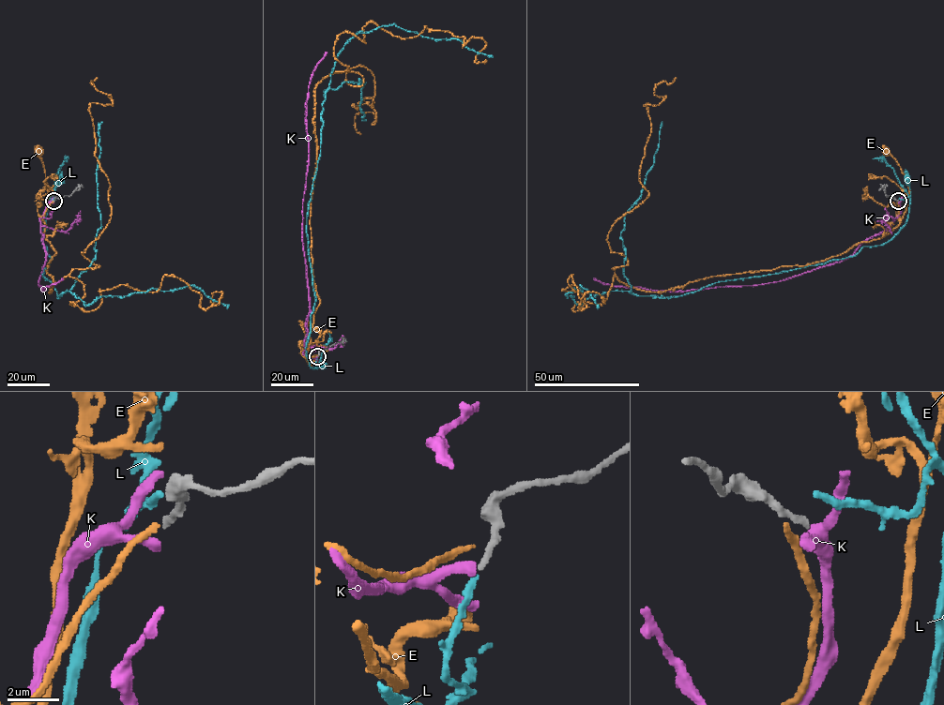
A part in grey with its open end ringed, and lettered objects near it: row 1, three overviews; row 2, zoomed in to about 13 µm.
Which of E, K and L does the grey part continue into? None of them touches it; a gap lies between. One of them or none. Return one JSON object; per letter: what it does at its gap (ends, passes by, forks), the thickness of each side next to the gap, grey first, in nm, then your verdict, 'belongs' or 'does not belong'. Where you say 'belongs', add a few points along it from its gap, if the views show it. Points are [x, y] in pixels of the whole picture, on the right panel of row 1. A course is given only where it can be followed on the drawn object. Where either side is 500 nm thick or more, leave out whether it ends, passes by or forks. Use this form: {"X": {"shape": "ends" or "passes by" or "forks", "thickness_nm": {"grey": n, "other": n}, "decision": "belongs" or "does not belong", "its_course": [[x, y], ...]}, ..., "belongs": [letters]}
{"E": {"shape": "ends", "thickness_nm": {"grey": 280, "other": 240}, "decision": "does not belong"}, "K": {"shape": "ends", "thickness_nm": {"grey": 280, "other": 440}, "decision": "does not belong"}, "L": {"shape": "ends", "thickness_nm": {"grey": 280, "other": 280}, "decision": "belongs", "its_course": [[899, 199], [906, 200], [910, 195], [907, 179]]}, "belongs": ["L"]}

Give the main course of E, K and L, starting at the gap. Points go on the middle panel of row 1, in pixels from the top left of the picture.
E: (317, 354), (305, 354), (311, 367), (301, 345)
K: (317, 356), (304, 353), (309, 292), (303, 199), (309, 163), (308, 87), (327, 52)
L: (317, 357), (316, 368), (322, 366)

